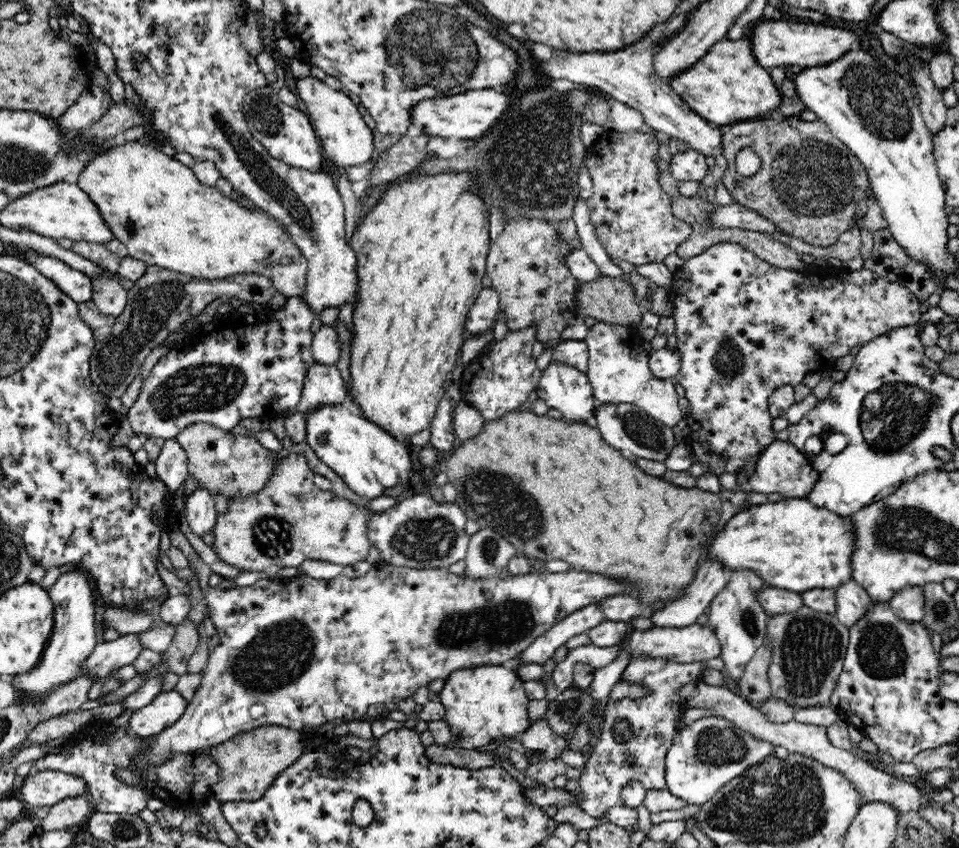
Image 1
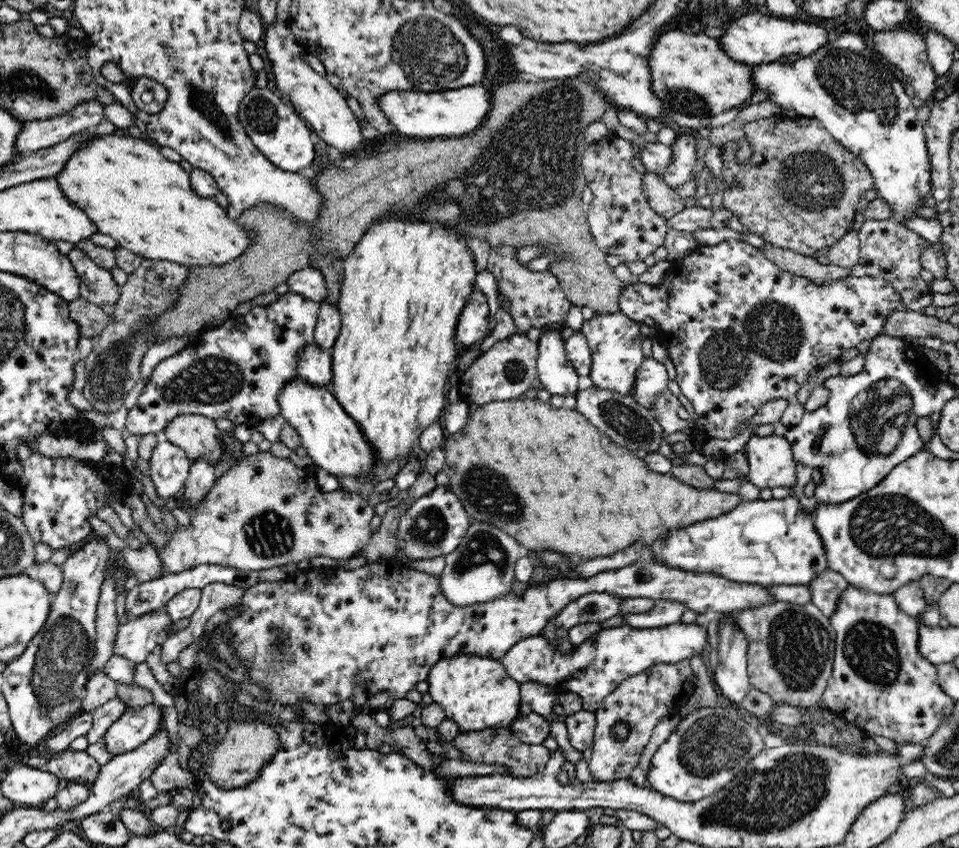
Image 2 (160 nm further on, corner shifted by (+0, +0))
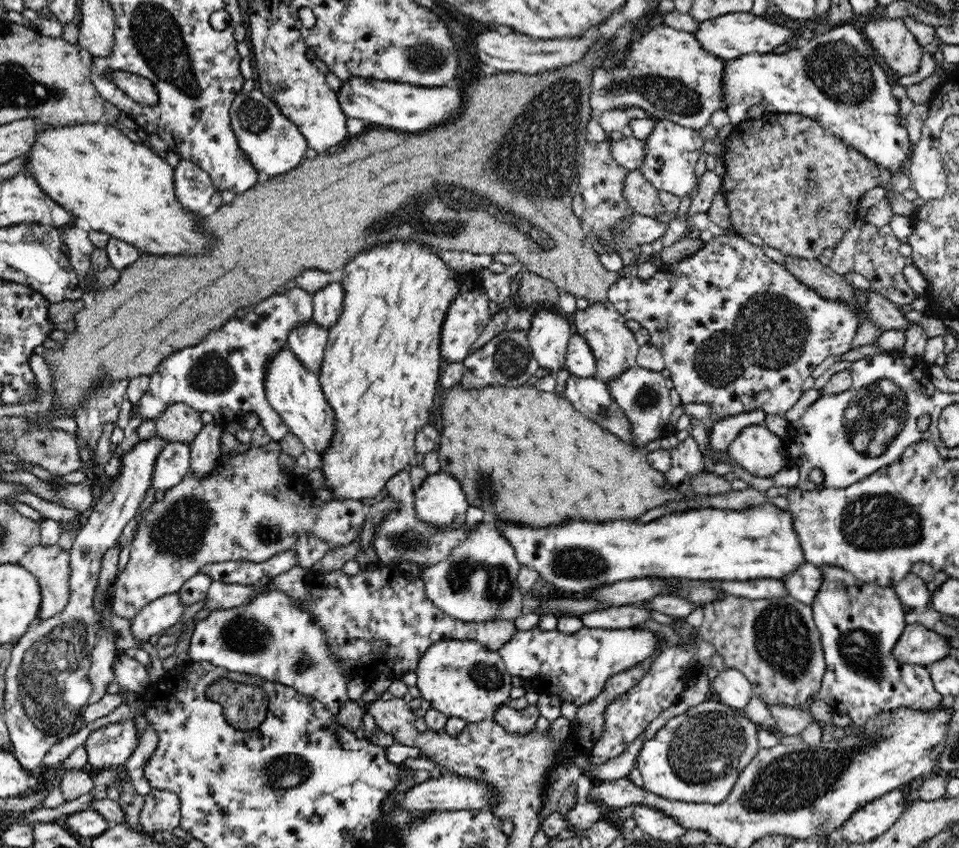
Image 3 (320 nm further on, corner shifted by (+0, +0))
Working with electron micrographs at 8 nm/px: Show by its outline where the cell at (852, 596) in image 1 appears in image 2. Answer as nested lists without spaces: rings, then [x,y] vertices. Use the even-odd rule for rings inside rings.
[[[826,569],[819,572],[807,587],[811,594],[811,602],[829,618],[837,607],[840,593],[848,585],[849,582],[840,573]]]

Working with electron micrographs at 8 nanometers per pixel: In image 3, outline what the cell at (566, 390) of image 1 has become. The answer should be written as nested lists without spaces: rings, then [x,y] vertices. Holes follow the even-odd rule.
[[[540,307],[533,310],[531,327],[527,331],[527,337],[536,361],[541,368],[551,370],[552,375],[556,375],[562,368],[566,367],[567,346],[570,342],[572,332],[570,332],[570,322],[560,310]]]

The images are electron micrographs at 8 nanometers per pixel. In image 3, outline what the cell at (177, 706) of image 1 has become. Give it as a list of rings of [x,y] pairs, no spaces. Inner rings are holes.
[[[120,720],[89,732],[83,743],[88,763],[99,770],[125,764],[139,743],[132,720]]]

